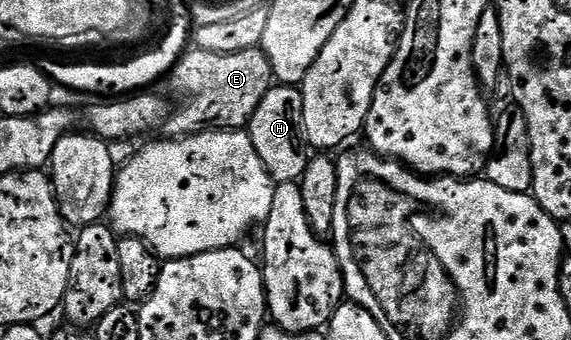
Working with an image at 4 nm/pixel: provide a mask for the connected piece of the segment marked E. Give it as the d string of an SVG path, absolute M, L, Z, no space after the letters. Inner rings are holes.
M260 48L220 54L186 49L168 75L167 83L181 97L181 107L170 113L163 130L173 138L202 134L205 130L245 130L255 108L275 85L273 69Z

